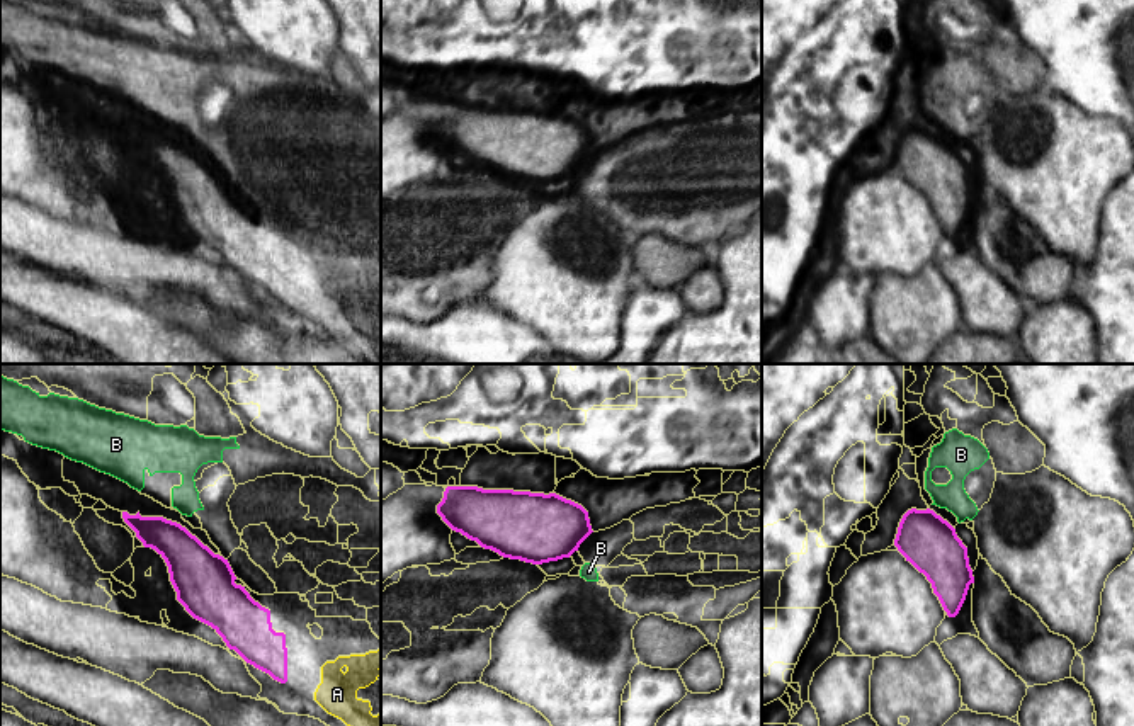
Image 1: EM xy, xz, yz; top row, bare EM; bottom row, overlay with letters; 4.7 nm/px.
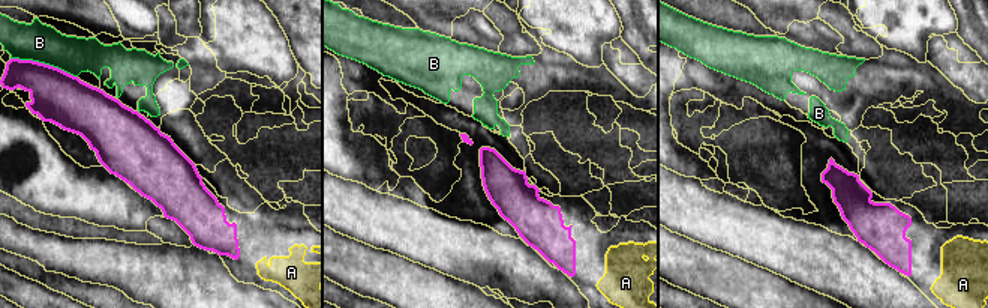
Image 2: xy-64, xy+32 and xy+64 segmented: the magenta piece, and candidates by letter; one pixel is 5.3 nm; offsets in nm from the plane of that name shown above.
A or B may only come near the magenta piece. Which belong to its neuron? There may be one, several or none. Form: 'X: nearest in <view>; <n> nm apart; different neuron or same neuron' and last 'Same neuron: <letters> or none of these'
A: nearest in xy; 150 nm apart; same neuron
B: nearest in yz; 30 nm apart; different neuron
Same neuron: A

